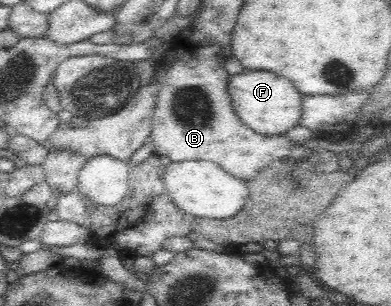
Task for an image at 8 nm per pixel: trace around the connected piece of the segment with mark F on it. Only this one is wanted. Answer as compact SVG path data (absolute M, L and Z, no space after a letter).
M242 71L230 76L227 90L238 118L256 133L277 136L299 123L303 95L285 77L267 71Z

